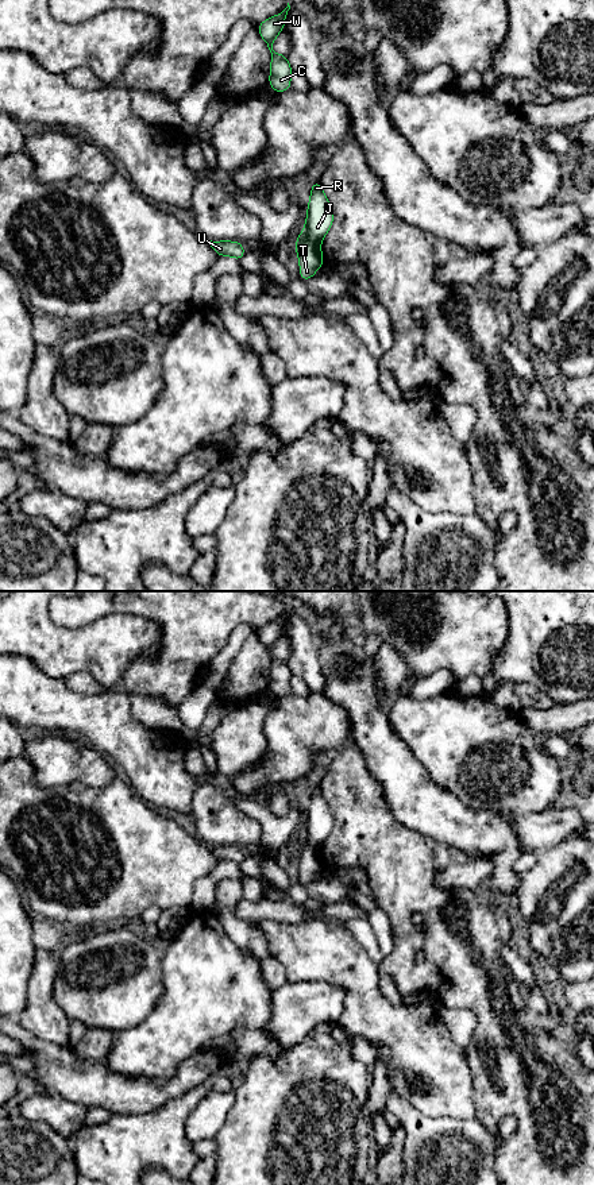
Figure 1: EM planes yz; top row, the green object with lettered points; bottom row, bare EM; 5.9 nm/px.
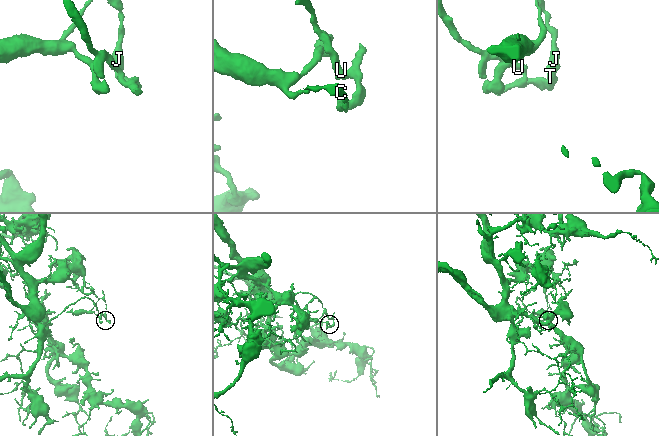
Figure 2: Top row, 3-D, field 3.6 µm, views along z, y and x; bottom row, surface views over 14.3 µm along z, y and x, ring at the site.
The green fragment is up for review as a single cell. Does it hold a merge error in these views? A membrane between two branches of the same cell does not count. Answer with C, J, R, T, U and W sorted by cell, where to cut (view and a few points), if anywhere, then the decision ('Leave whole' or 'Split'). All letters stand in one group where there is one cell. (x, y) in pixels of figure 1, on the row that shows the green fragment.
Groups: C J R W / T U. Split along yz (301, 235), (317, 246). Split

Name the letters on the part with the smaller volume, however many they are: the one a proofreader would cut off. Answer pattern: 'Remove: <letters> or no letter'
Remove: C, J, R, W

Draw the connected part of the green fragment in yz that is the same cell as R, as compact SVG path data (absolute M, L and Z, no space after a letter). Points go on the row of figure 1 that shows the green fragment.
M319 180L312 182L310 198L306 212L306 224L301 231L309 242L320 246L324 235L329 231L333 213L327 196L323 193Z

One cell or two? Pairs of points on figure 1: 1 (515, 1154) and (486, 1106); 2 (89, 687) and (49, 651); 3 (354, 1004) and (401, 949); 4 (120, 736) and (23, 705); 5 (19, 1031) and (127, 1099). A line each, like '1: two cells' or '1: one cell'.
1: one cell
2: two cells
3: two cells
4: one cell
5: one cell

